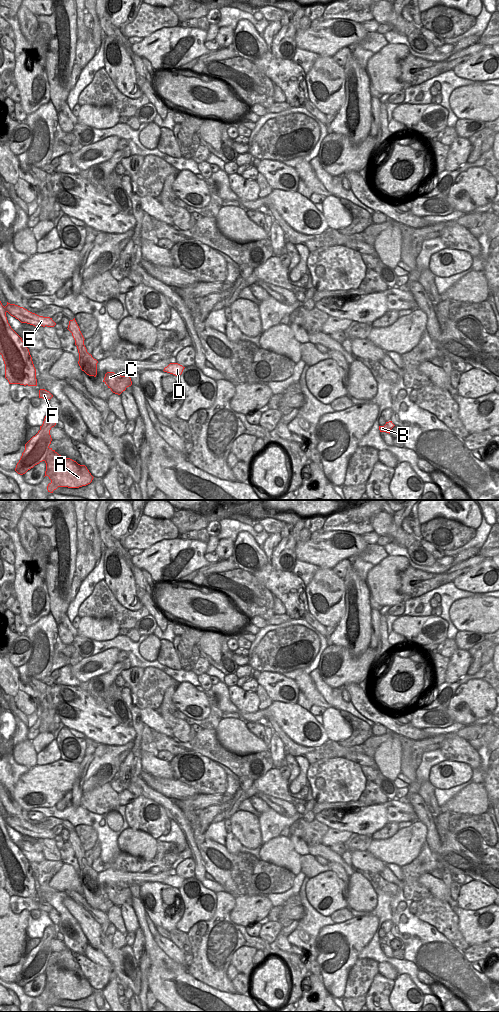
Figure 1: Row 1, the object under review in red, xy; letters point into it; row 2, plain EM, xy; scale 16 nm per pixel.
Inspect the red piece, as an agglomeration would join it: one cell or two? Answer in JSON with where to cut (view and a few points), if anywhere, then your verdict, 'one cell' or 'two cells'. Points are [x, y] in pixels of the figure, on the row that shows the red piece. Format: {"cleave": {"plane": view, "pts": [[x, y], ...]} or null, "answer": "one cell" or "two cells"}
{"cleave": {"plane": "xy", "pts": [[121, 376], [116, 385], [125, 389]]}, "answer": "two cells"}

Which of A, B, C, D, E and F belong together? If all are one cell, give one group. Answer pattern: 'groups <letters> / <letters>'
groups A B C E F / D

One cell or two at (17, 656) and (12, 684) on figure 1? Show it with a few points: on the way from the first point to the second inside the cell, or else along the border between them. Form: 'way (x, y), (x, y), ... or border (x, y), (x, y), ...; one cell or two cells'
border (10, 661), (16, 668); two cells

